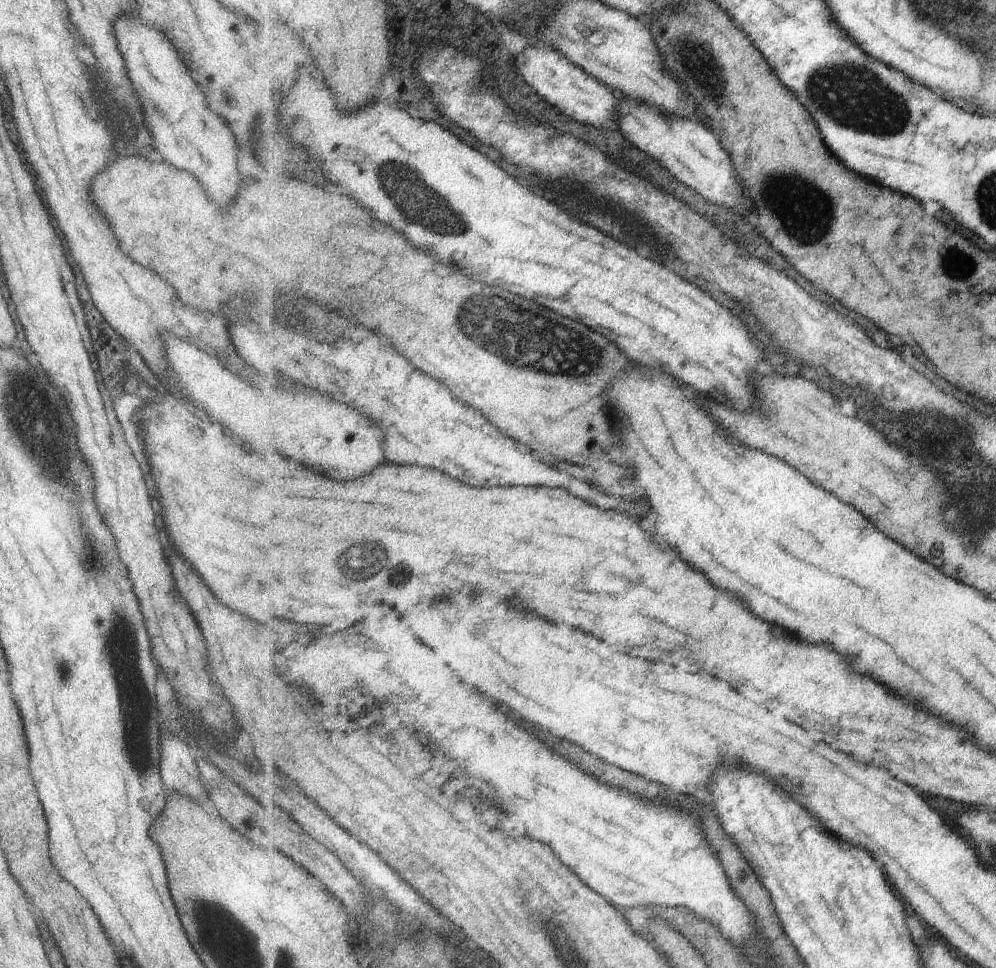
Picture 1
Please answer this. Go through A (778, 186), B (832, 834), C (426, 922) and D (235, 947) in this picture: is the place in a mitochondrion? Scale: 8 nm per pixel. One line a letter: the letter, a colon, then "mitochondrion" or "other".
A: mitochondrion
B: other
C: other
D: mitochondrion

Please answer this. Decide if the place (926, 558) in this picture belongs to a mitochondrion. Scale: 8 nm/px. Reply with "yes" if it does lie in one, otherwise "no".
no

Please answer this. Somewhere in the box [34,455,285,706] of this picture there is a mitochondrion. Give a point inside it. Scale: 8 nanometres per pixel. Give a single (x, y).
(60, 669)

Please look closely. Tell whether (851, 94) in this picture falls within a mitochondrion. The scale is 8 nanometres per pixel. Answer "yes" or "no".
yes

